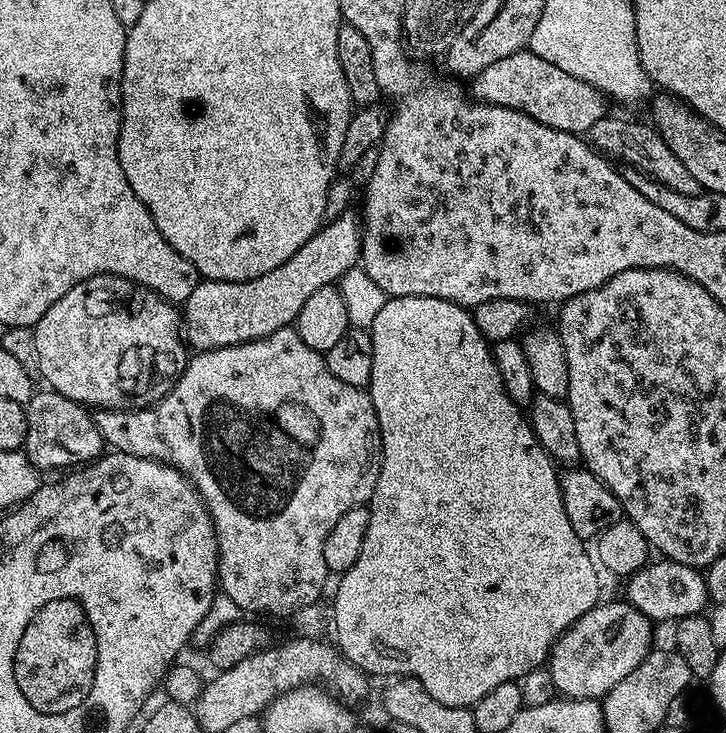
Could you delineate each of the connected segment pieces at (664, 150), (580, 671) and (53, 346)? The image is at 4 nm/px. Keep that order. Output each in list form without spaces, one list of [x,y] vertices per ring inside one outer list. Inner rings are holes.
[[[609,114],[598,118],[598,122],[594,122],[594,126],[586,136],[597,152],[608,158],[625,156],[631,167],[639,168],[660,184],[678,190],[678,194],[696,196],[702,190],[698,178],[694,178],[694,174],[690,174],[690,170],[686,170],[686,166],[682,166],[682,162],[678,162],[674,150],[670,150],[670,146],[666,146],[666,142],[651,123],[639,124],[636,120],[623,120],[620,116]]]
[[[604,602],[591,608],[582,614],[582,618],[575,620],[572,627],[552,645],[550,665],[553,686],[560,691],[561,697],[570,700],[602,698],[653,651],[652,628],[653,621],[647,620],[627,602]]]
[[[91,276],[90,279],[78,282],[73,288],[66,290],[66,294],[62,294],[62,298],[58,298],[58,302],[54,302],[54,306],[50,306],[50,310],[46,310],[46,314],[42,314],[42,318],[34,325],[34,342],[38,346],[38,372],[39,375],[44,375],[44,384],[53,392],[64,395],[79,405],[93,404],[92,408],[96,410],[125,406],[135,410],[155,404],[172,389],[172,385],[184,371],[186,363],[186,355],[184,356],[186,344],[182,339],[181,313],[168,301],[162,299],[157,292],[150,288],[143,288],[140,284],[133,284],[131,280],[125,280],[122,276]]]

